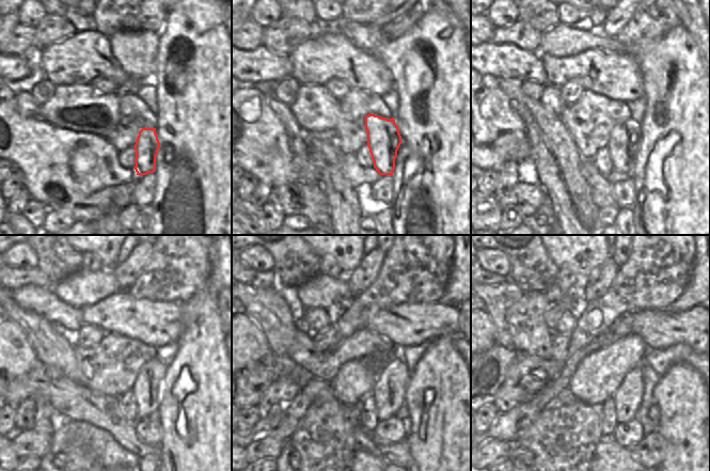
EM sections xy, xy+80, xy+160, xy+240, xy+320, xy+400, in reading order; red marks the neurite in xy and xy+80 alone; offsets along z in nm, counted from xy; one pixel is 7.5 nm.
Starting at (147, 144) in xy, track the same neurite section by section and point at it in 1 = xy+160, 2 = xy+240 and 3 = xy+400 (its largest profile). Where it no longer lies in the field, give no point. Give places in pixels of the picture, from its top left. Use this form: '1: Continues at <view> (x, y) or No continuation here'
1: Continues at xy+160 (625, 139)
2: Continues at xy+240 (146, 389)
3: Continues at xy+400 (627, 397)

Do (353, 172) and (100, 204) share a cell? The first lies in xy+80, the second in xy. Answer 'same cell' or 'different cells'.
different cells

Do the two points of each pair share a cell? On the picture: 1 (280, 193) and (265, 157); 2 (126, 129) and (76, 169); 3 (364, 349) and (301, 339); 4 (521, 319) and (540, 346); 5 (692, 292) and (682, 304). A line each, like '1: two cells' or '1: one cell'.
1: two cells
2: two cells
3: one cell
4: one cell
5: one cell

